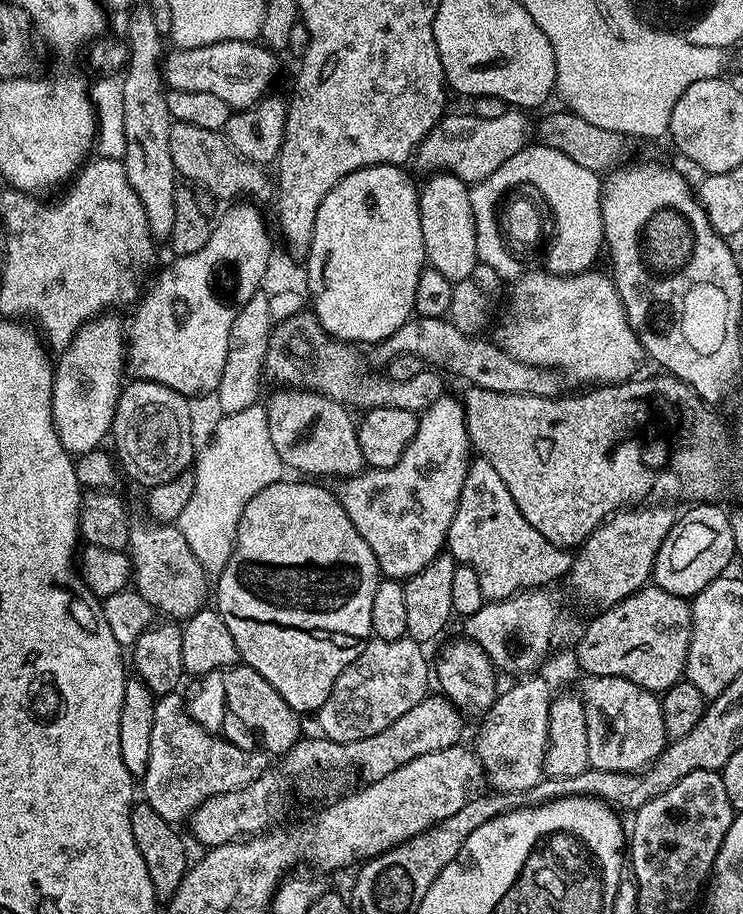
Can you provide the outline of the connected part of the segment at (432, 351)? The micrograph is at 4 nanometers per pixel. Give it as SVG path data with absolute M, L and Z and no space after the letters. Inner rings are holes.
M410 318L390 338L375 345L376 360L380 366L387 365L398 354L414 354L425 365L449 368L456 376L461 376L471 387L490 390L498 394L534 394L535 396L561 395L561 377L551 368L530 366L526 362L518 362L518 358L510 358L491 339L484 340L480 336L467 336L452 325L447 318Z

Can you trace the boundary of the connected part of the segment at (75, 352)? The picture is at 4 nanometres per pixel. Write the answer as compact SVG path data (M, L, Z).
M101 314L83 324L76 332L68 347L59 353L52 378L51 416L54 418L55 429L58 430L59 441L66 451L73 456L86 454L97 449L102 440L111 433L113 418L120 391L123 389L124 369L126 366L126 340L124 326L113 314Z

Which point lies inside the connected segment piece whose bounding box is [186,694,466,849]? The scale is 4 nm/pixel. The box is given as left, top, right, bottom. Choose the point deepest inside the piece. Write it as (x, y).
(435, 724)

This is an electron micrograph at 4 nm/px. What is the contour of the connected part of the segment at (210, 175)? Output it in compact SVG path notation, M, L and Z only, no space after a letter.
M173 123L170 129L170 158L174 162L177 173L189 185L201 184L212 196L224 202L236 202L241 198L251 198L261 202L273 195L274 188L263 167L244 160L232 149L227 135L214 130L202 130L202 126Z

